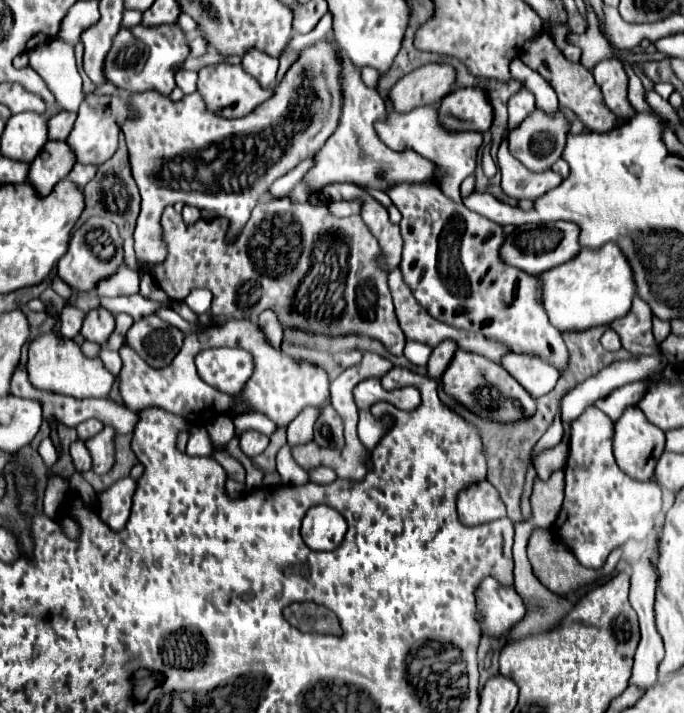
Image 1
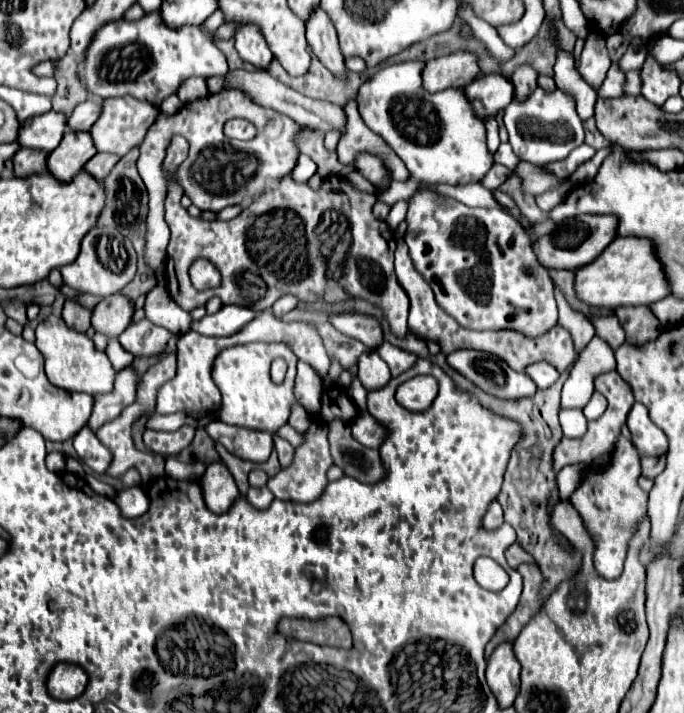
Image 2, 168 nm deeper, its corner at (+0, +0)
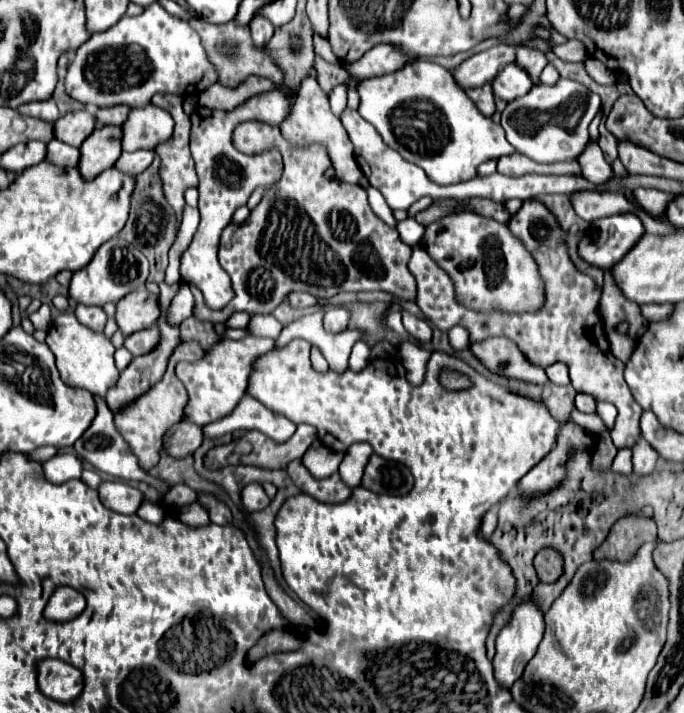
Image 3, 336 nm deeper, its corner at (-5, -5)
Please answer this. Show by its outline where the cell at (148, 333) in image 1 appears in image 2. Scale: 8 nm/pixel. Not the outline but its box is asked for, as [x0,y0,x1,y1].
[119,320,173,358]

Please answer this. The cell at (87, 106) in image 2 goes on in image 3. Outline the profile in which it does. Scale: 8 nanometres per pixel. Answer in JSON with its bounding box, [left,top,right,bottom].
[96,105,132,125]

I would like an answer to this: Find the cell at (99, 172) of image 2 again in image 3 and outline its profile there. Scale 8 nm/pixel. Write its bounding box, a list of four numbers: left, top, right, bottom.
[116,151,156,175]

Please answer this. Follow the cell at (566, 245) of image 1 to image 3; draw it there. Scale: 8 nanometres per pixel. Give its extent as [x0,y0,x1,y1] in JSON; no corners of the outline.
[580,213,644,269]

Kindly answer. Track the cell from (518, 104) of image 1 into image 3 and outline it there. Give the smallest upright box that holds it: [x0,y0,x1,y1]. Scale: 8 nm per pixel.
[516,47,548,83]

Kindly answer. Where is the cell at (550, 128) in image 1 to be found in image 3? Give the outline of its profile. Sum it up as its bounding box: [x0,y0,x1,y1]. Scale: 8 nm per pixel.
[500,79,600,163]

